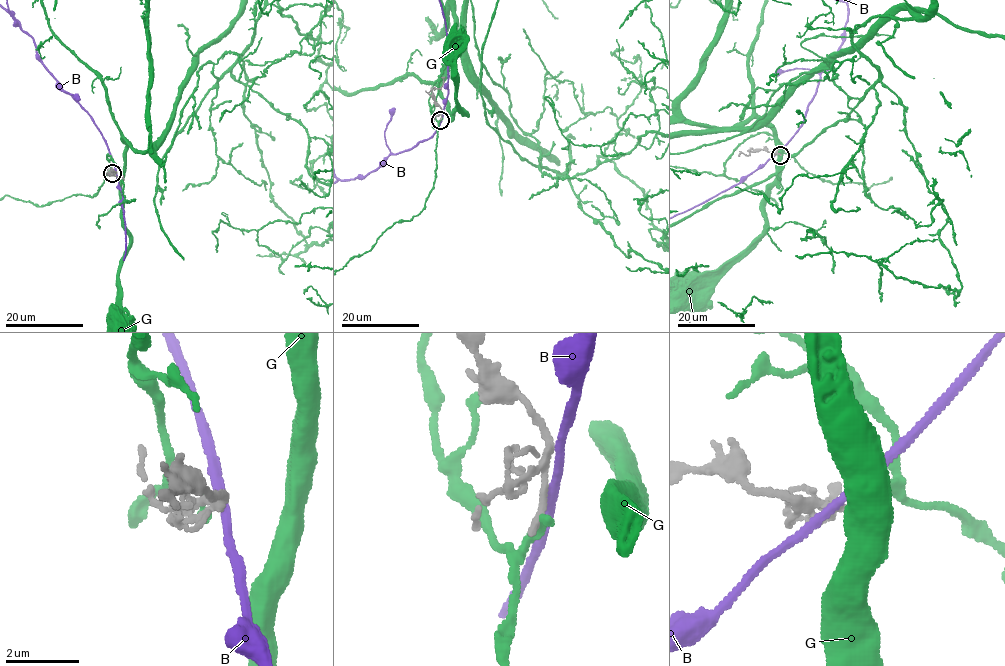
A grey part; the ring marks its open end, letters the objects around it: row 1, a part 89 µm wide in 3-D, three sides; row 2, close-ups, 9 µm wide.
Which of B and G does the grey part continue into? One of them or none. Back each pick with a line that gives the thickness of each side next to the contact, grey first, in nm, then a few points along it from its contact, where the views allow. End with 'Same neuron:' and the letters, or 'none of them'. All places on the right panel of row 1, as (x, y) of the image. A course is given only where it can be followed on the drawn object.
Same neuron: none of them

